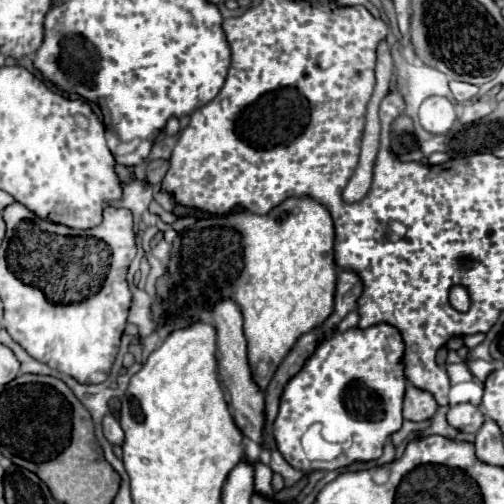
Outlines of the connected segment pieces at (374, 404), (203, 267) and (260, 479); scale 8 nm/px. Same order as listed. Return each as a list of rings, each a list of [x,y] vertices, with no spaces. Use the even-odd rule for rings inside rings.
[[[374,325],[368,329],[348,329],[346,333],[334,333],[330,339],[324,339],[318,345],[318,351],[306,361],[304,369],[294,375],[280,399],[280,411],[274,421],[274,439],[276,447],[282,453],[282,457],[300,471],[332,471],[346,467],[354,461],[372,461],[382,455],[382,447],[386,439],[402,427],[402,395],[406,389],[406,377],[402,371],[402,355],[404,355],[404,343],[398,331],[390,325]],[[312,423],[322,423],[328,433],[332,433],[332,439],[352,439],[352,445],[346,453],[338,455],[334,461],[310,461],[302,453],[300,437]]]
[[[308,197],[286,199],[268,215],[240,211],[224,217],[200,219],[192,229],[182,231],[176,237],[170,253],[168,273],[156,281],[156,301],[152,303],[156,331],[162,339],[166,339],[174,329],[184,329],[196,321],[202,321],[202,315],[196,313],[210,313],[214,309],[212,305],[218,301],[234,299],[244,315],[244,337],[248,341],[248,365],[252,379],[260,389],[266,389],[274,371],[298,337],[322,325],[334,309],[336,265],[332,249],[334,225],[330,213]]]
[[[258,463],[256,465],[256,491],[262,497],[268,497],[268,499],[274,495],[272,487],[270,487],[270,481],[272,481],[272,469],[262,465],[262,463]]]

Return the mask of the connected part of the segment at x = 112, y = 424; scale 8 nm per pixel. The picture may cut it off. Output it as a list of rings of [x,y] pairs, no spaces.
[[[106,415],[106,419],[102,421],[102,429],[104,429],[104,437],[112,445],[122,445],[124,443],[124,431],[122,431],[120,423],[112,415]]]

